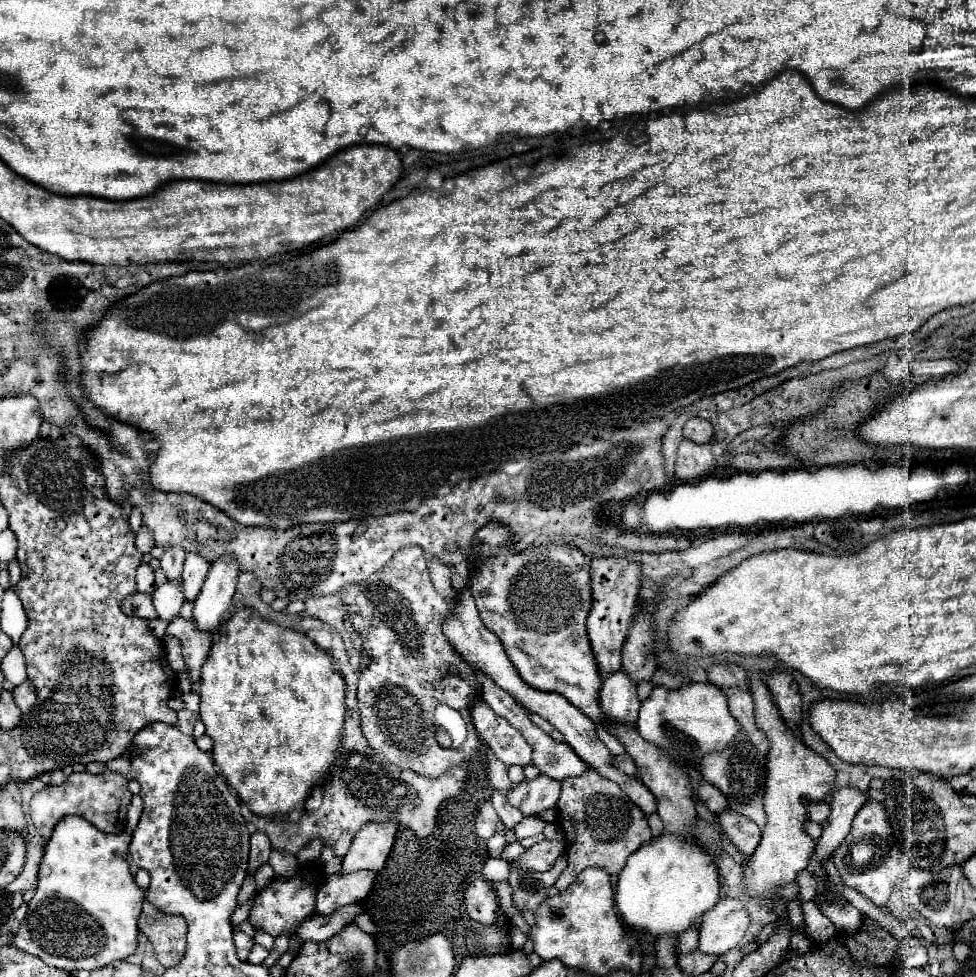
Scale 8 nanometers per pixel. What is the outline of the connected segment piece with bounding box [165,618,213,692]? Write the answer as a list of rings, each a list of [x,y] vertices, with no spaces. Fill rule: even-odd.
[[[175,618],[173,622],[169,622],[165,634],[167,636],[175,636],[175,638],[181,640],[185,666],[187,666],[187,672],[189,672],[189,678],[191,678],[191,684],[193,684],[191,692],[197,692],[199,680],[201,680],[201,666],[205,664],[205,660],[209,656],[213,638],[203,634],[203,632],[199,632],[195,628],[193,620],[187,622],[183,618]]]

